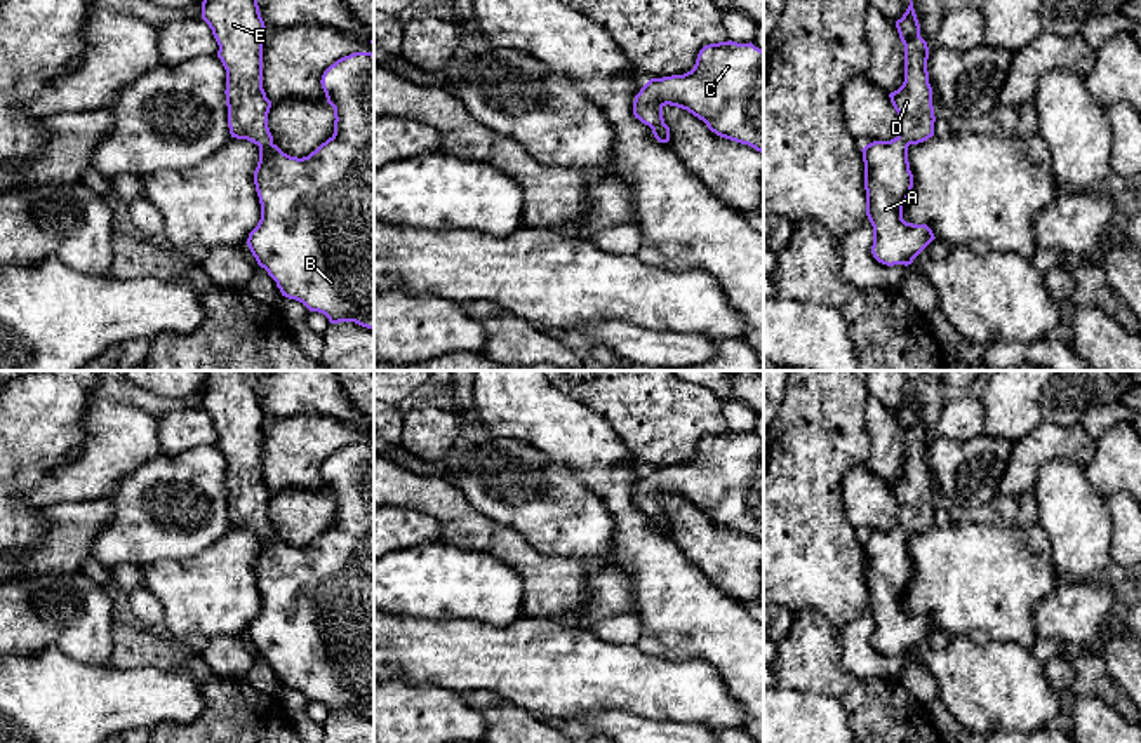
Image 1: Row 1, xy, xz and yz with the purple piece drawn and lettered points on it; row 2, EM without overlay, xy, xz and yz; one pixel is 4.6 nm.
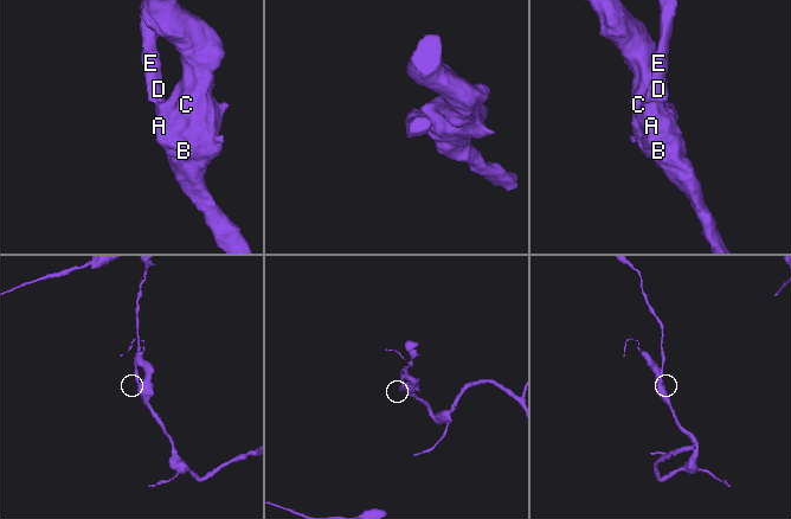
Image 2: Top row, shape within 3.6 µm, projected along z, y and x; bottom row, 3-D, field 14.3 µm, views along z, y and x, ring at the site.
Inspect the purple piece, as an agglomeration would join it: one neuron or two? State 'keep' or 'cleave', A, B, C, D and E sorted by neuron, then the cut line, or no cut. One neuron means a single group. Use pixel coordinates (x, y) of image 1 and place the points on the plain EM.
keep; A B C D E; no cut

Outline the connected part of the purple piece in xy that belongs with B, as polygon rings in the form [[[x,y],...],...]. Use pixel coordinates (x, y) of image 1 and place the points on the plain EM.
[[[209,371],[202,409],[219,435],[226,459],[226,496],[231,527],[259,536],[254,574],[261,609],[247,635],[282,686],[324,703],[330,713],[355,712],[374,720],[374,444],[353,442],[322,465],[334,498],[334,524],[308,546],[284,543],[268,517],[271,491],[263,479],[264,411],[257,385],[242,371]]]

